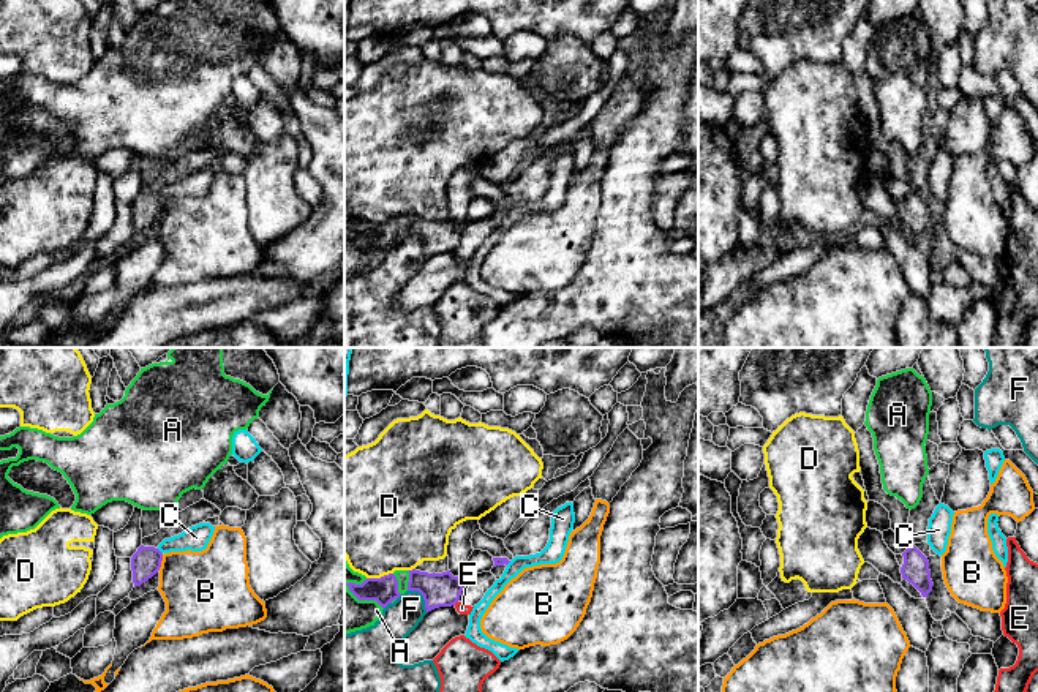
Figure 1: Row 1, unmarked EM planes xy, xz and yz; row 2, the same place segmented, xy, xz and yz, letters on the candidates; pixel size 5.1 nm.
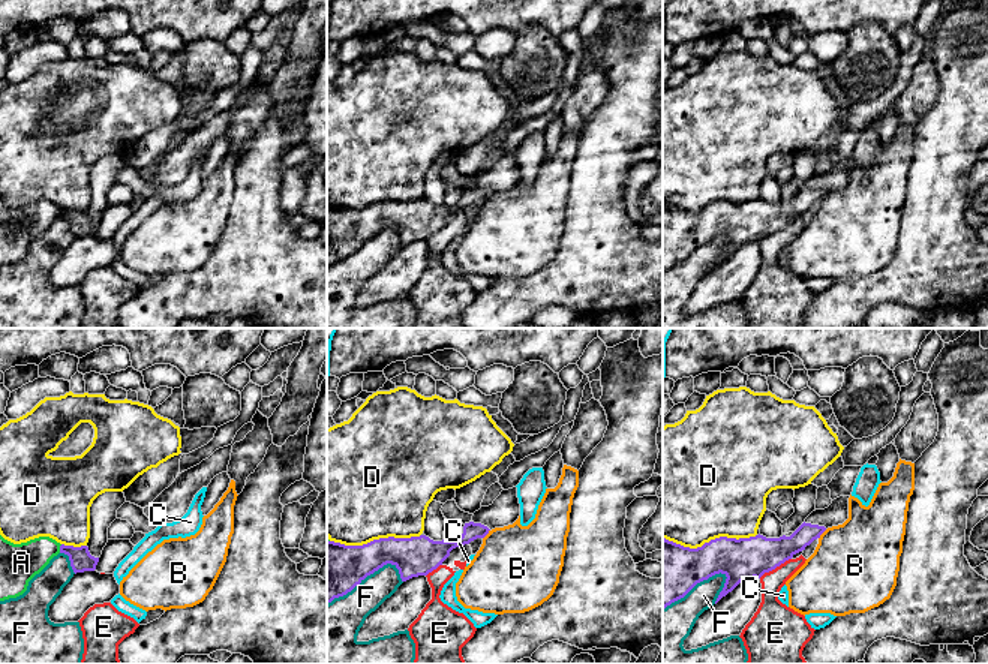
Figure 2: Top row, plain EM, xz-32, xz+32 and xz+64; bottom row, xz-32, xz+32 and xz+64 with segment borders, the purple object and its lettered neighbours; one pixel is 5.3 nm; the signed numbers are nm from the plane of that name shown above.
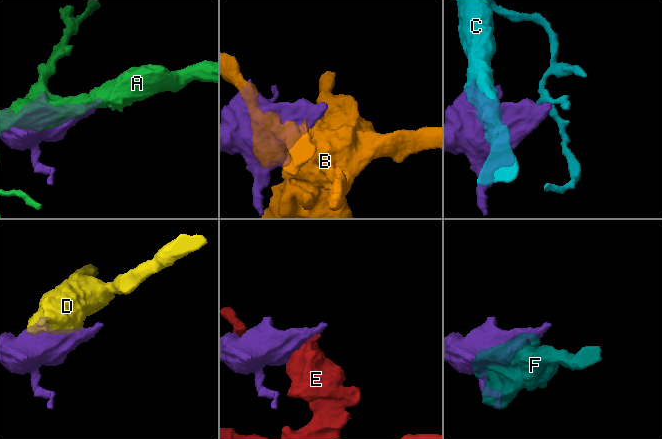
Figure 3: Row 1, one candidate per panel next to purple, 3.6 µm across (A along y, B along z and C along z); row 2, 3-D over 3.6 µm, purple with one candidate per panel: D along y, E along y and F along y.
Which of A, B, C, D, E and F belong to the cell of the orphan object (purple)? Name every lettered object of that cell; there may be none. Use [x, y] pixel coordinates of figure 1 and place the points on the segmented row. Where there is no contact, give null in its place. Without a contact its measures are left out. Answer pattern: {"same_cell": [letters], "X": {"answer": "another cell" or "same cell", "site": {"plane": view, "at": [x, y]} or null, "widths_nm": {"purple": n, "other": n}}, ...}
{"same_cell": [], "A": {"answer": "another cell", "site": {"plane": "xz", "at": [397, 585]}, "widths_nm": {"purple": 140, "other": 60}}, "B": {"answer": "another cell", "site": {"plane": "xy", "at": [160, 563]}, "widths_nm": {"purple": 150, "other": 380}}, "C": {"answer": "another cell", "site": {"plane": "xy", "at": [160, 552]}, "widths_nm": {"purple": 150, "other": 130}}, "D": {"answer": "another cell", "site": {"plane": "xz", "at": [381, 577]}, "widths_nm": {"purple": 140, "other": 460}}, "E": {"answer": "another cell", "site": {"plane": "xz", "at": [455, 602]}, "widths_nm": {"purple": 180, "other": 60}}, "F": {"answer": "another cell", "site": {"plane": "xz", "at": [424, 597]}, "widths_nm": {"purple": 180, "other": 180}}}

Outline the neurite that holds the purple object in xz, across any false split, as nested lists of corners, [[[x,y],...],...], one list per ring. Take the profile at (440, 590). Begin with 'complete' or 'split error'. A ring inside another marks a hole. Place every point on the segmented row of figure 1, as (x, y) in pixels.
complete | [[[412,569],[408,572],[408,591],[419,591],[423,596],[427,613],[439,607],[452,607],[458,602],[464,577],[453,577],[450,570],[428,574]]]

